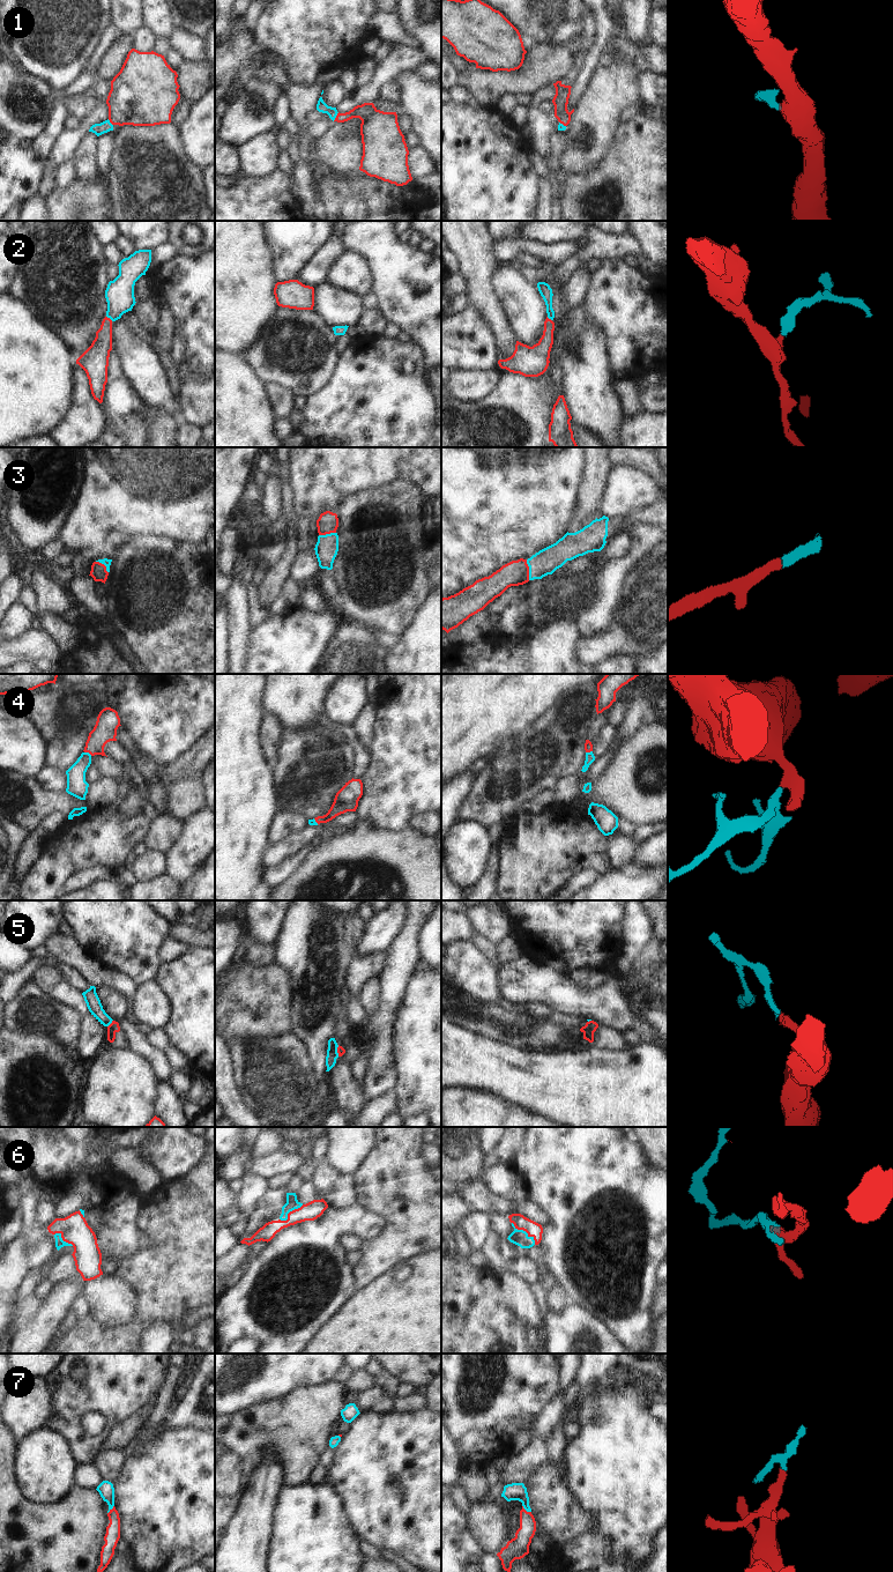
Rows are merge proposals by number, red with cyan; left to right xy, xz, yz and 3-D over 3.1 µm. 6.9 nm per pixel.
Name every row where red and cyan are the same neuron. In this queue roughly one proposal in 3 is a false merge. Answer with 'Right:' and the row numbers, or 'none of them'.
Right: 1, 2, 3, 4, 5, 6, 7.

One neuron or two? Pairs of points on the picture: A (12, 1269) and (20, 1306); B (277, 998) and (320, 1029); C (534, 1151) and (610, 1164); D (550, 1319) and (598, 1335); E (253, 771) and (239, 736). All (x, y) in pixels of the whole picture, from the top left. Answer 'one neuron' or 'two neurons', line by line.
A: one neuron
B: two neurons
C: one neuron
D: one neuron
E: one neuron

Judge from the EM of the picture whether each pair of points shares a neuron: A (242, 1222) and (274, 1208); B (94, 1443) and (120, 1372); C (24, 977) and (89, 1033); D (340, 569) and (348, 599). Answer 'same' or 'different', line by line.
A: different
B: same
C: different
D: same

